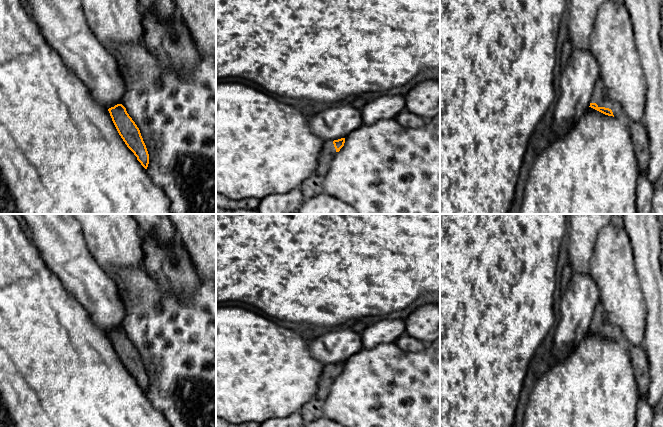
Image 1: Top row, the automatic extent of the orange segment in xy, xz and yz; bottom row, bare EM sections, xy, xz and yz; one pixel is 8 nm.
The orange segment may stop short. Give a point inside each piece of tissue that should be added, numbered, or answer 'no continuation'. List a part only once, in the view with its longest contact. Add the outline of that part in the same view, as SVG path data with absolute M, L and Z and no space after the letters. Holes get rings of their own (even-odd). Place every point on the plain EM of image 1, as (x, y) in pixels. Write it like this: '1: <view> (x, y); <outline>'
1: yz (599, 320); M598 303L594 309L591 327L596 327L598 331L605 331L611 333L614 341L616 342L624 341L621 329L618 326L614 326L609 322L601 303Z

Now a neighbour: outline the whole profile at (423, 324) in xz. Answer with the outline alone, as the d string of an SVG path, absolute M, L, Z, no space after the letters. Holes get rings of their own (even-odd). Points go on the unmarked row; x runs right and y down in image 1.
M437 304L418 307L405 322L406 334L426 345L440 338L440 306Z

